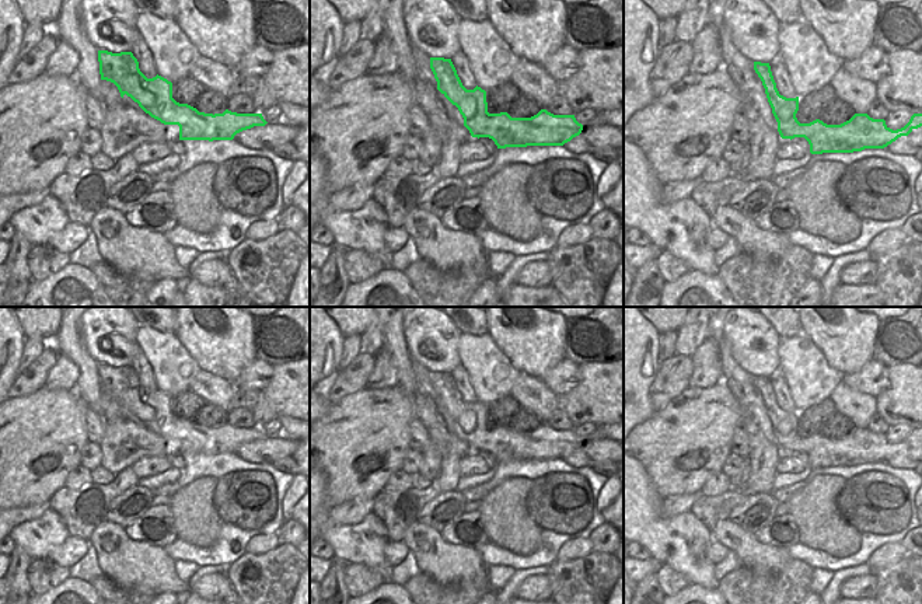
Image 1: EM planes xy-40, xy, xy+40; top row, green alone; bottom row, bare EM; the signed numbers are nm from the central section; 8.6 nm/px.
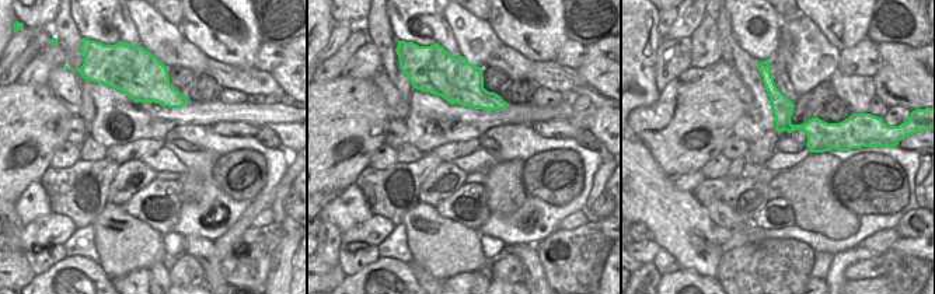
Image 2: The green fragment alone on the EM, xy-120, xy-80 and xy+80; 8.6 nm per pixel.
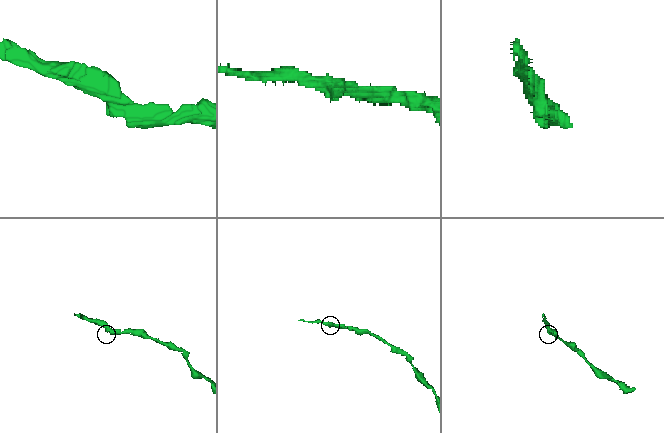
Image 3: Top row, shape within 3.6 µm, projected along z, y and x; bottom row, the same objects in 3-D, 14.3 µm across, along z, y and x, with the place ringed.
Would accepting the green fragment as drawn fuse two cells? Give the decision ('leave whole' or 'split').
leave whole

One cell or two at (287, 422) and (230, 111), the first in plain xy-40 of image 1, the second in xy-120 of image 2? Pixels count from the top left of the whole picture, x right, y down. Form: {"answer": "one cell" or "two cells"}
{"answer": "two cells"}

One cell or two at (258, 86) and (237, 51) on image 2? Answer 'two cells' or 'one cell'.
two cells

